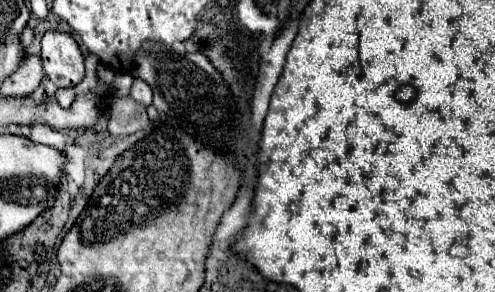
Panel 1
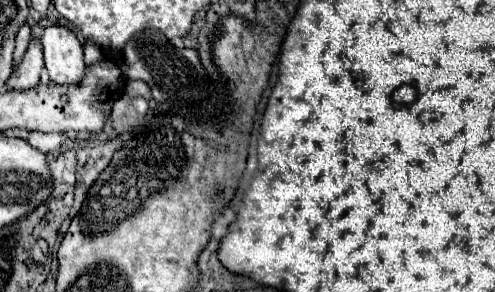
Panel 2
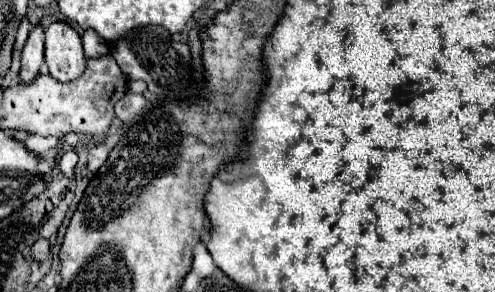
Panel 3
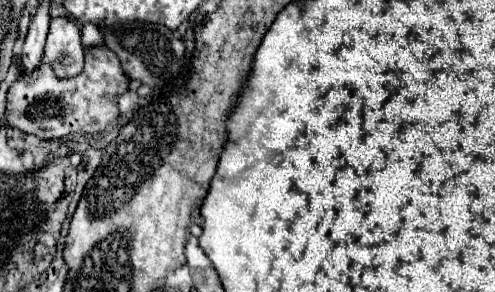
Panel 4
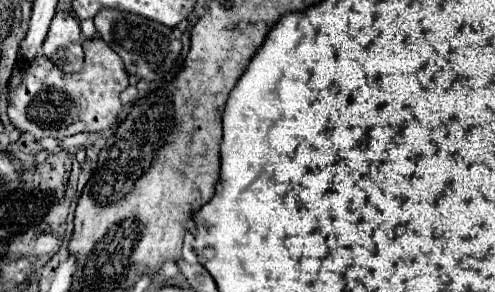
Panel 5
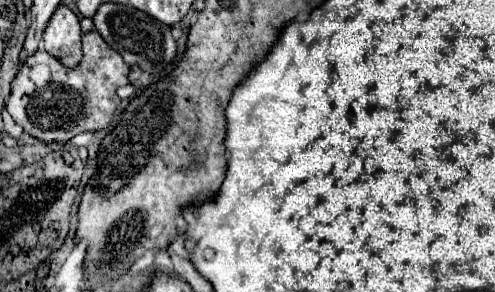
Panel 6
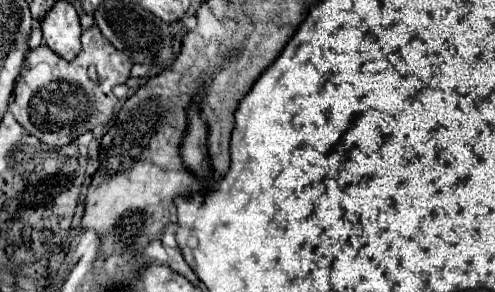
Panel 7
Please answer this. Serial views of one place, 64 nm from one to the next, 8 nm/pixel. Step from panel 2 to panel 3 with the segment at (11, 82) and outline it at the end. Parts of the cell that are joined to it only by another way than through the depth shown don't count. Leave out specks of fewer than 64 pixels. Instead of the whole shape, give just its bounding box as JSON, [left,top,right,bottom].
[20,24,44,82]

